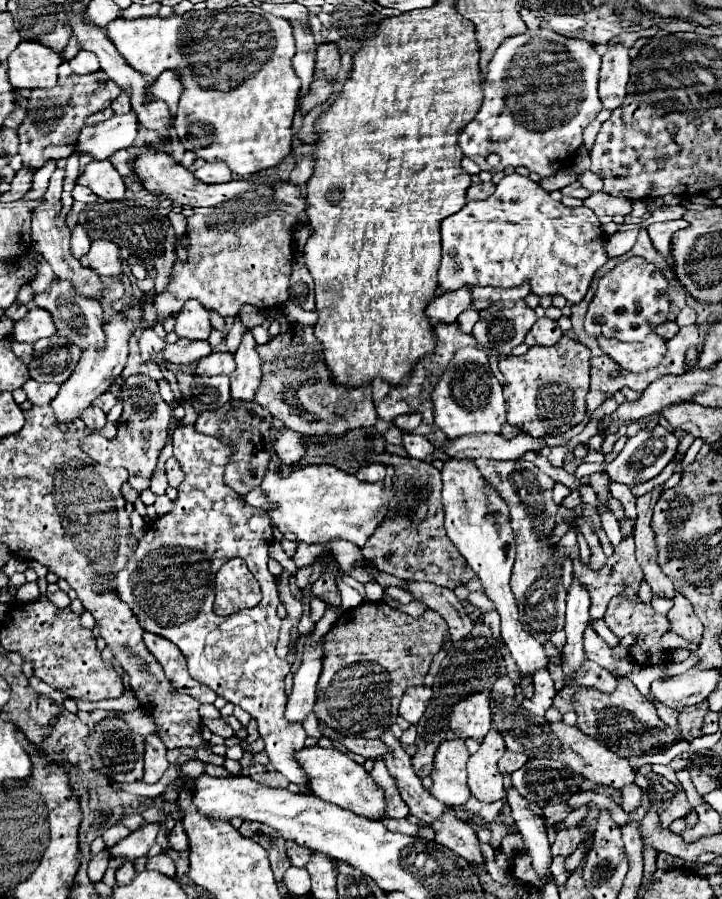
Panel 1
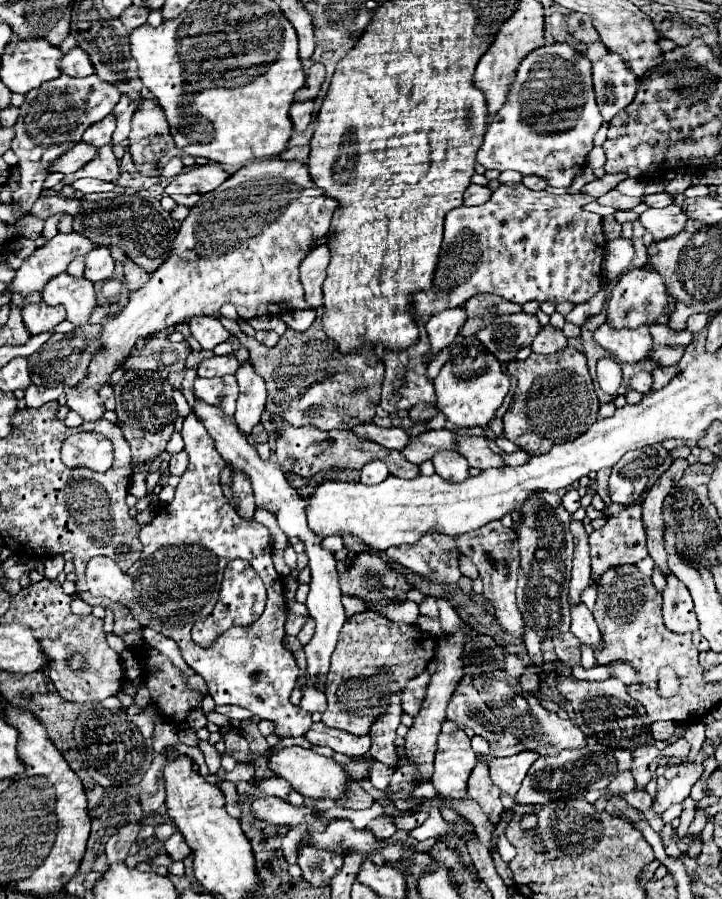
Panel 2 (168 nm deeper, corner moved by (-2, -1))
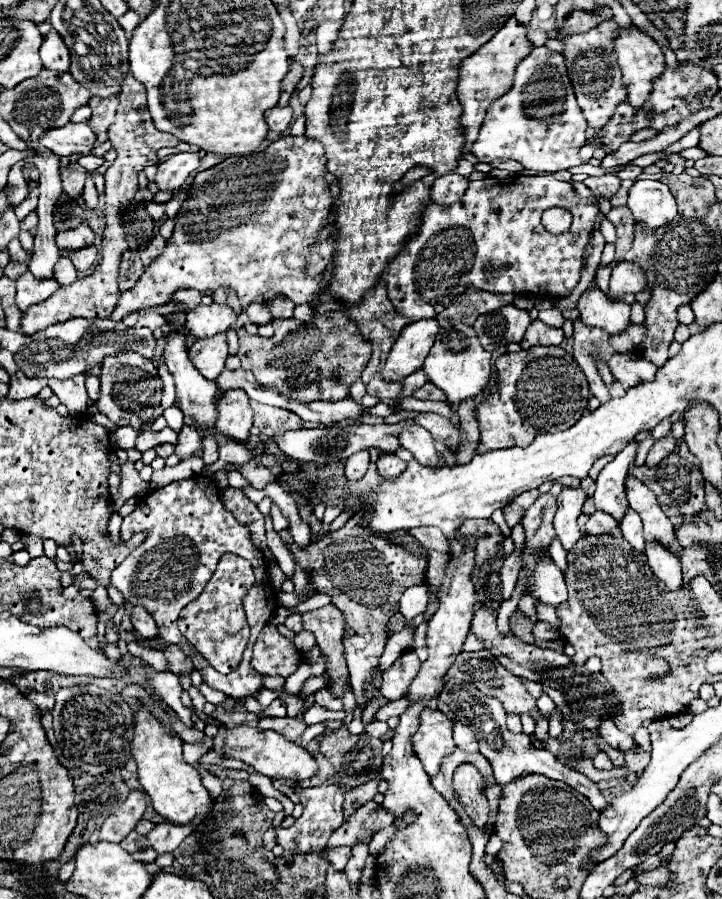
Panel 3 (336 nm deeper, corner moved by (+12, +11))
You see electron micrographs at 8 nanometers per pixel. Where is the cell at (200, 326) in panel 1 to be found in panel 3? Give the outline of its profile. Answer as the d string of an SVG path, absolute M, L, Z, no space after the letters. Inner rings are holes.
M212 302L210 306L198 304L194 310L190 310L186 318L186 326L196 338L208 338L228 330L236 320L238 314L228 304Z

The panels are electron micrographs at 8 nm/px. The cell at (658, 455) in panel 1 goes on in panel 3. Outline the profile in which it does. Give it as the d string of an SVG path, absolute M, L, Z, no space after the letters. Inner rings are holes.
M626 448L616 454L616 458L606 464L596 480L596 492L594 492L594 502L596 510L602 510L622 522L626 510L628 510L628 500L624 498L624 482L628 476L628 466L634 460L634 448Z

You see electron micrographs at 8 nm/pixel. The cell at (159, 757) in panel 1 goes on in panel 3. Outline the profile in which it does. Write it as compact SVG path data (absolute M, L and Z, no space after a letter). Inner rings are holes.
M132 790L128 800L113 815L106 818L100 830L100 840L122 842L142 820L144 810L146 810L146 794L140 790Z

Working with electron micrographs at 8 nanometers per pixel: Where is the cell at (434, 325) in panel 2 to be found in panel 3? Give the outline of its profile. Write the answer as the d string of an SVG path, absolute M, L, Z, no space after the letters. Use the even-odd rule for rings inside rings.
M418 320L408 324L388 354L388 360L382 368L382 380L402 382L406 376L420 370L438 330L440 326L436 320Z

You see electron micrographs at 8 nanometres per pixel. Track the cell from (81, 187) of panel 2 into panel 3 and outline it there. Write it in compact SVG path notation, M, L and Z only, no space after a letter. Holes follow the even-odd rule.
M88 154L88 156L82 156L82 158L78 160L78 164L80 164L80 166L84 166L88 174L92 174L98 166L102 166L102 164L104 164L104 158L94 156L94 154Z

